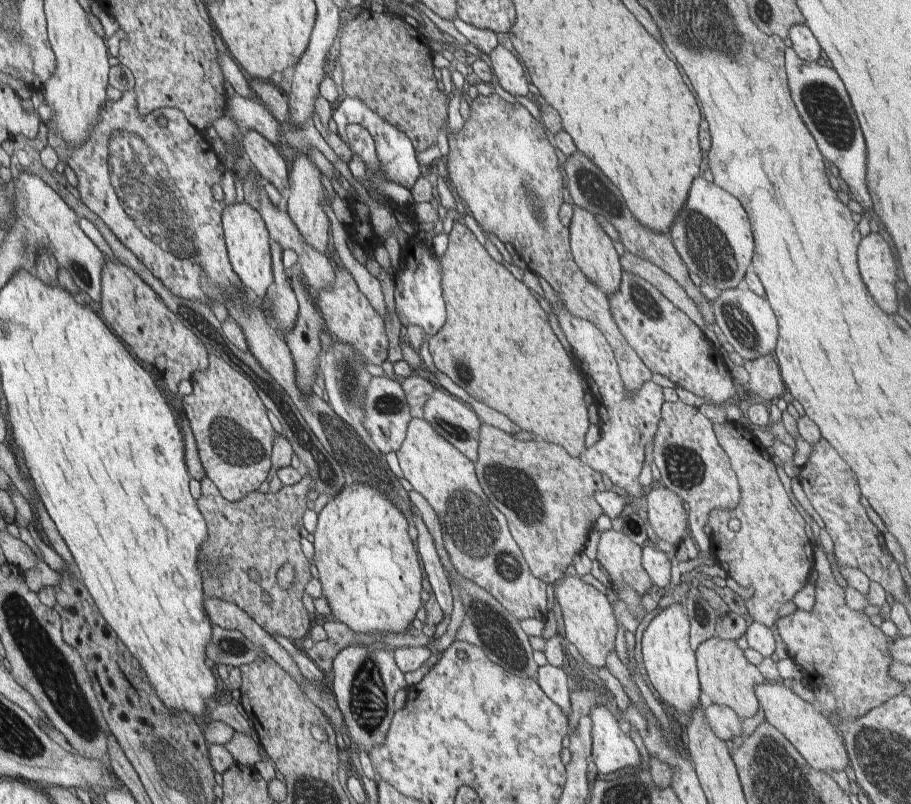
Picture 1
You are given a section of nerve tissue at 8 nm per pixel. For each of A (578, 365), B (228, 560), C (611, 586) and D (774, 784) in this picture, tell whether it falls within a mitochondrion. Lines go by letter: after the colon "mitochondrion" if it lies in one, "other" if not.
A: other
B: mitochondrion
C: other
D: mitochondrion

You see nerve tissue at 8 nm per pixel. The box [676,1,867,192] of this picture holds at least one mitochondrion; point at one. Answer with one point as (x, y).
(822, 102)

